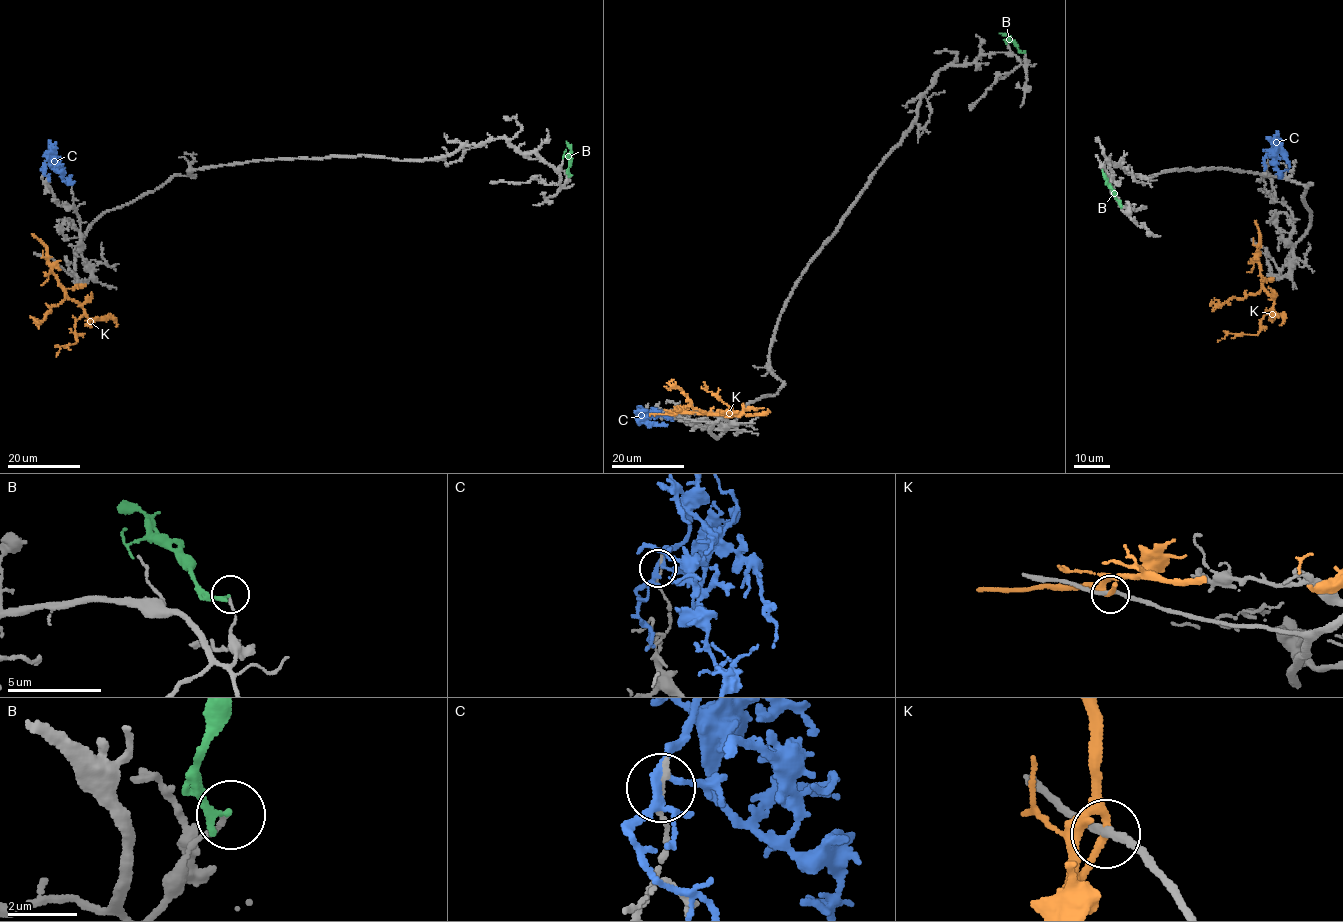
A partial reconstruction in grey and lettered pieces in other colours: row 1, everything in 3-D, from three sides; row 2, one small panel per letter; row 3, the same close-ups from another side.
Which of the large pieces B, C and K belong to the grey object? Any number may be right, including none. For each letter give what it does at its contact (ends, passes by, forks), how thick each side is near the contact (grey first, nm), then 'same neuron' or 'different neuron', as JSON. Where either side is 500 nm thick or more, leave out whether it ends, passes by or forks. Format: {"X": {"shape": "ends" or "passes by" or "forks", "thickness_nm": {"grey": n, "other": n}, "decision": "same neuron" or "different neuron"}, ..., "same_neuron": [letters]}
{"B": {"shape": "ends", "thickness_nm": {"grey": 140, "other": 200}, "decision": "different neuron"}, "C": {"shape": "forks", "thickness_nm": {"grey": 190, "other": 190}, "decision": "different neuron"}, "K": {"shape": "forks", "thickness_nm": {"grey": 200, "other": 190}, "decision": "different neuron"}, "same_neuron": []}

